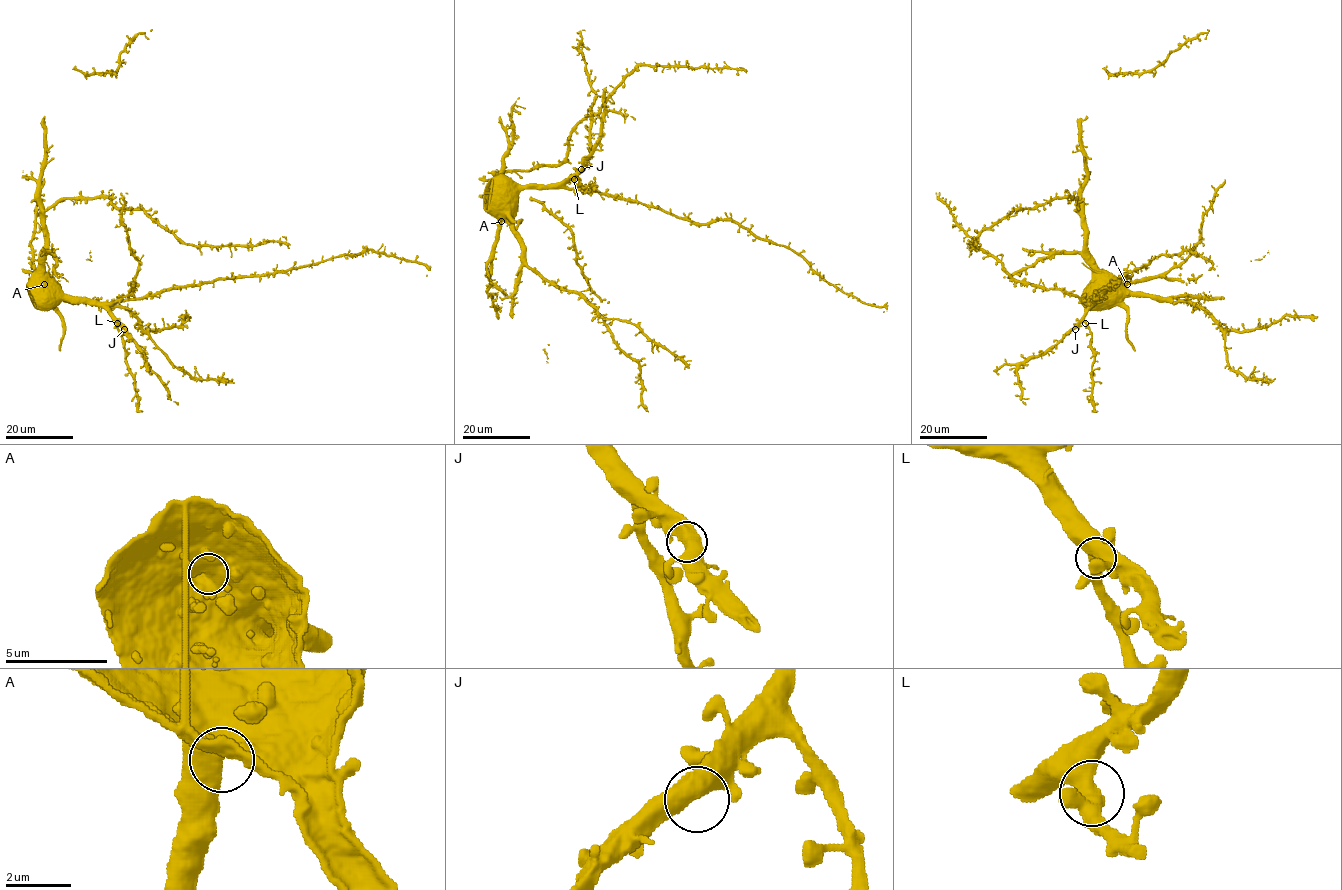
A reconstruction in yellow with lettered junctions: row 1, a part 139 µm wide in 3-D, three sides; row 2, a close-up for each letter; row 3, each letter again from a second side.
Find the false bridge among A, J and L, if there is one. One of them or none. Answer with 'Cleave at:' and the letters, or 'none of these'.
Cleave at: L

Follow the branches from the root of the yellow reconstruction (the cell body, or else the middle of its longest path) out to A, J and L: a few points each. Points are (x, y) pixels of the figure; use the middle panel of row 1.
A: (505, 186), (504, 192), (498, 194), (498, 218), (501, 221)
J: (505, 186), (504, 192), (517, 192), (523, 188), (556, 188), (581, 169)
L: (505, 186), (504, 192), (517, 192), (523, 188), (556, 188), (569, 178), (574, 180)

